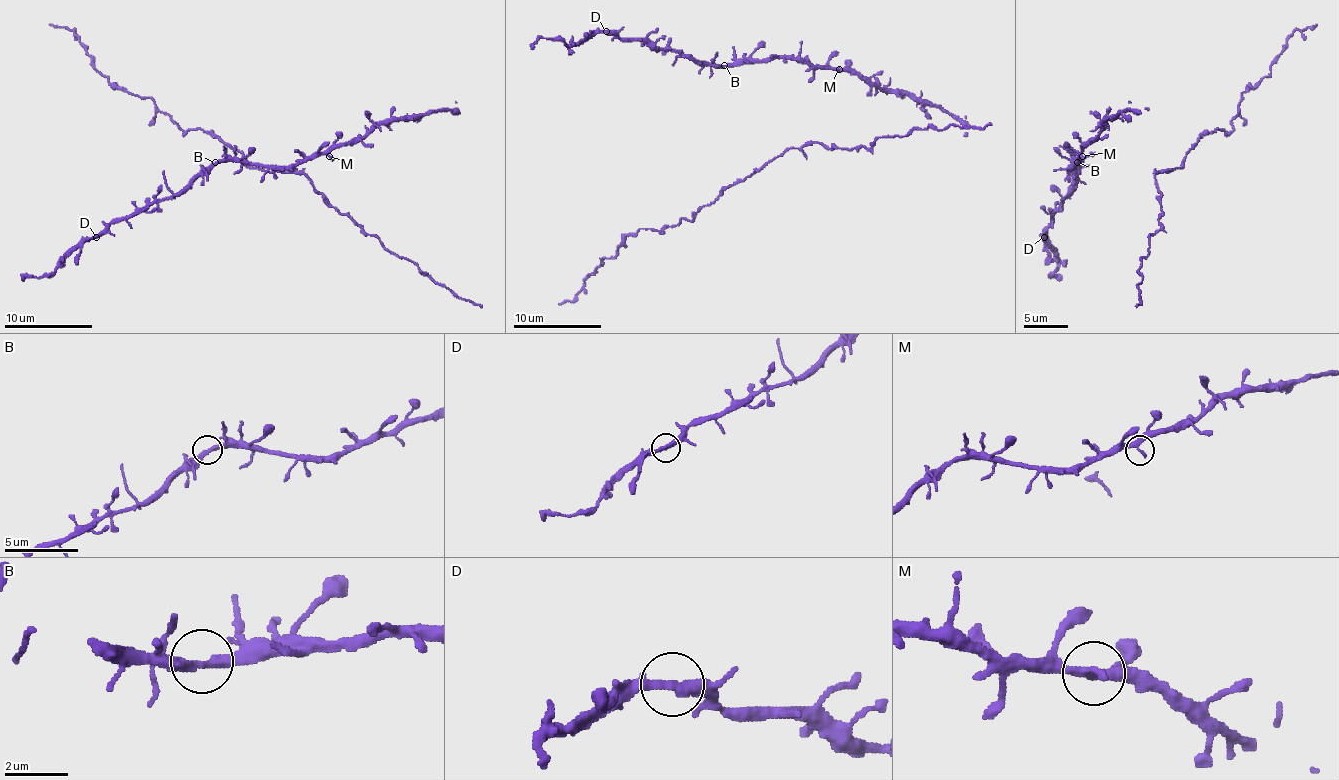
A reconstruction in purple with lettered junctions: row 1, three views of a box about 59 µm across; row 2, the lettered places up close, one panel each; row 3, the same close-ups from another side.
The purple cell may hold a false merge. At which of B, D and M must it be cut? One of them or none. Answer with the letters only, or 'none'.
none

